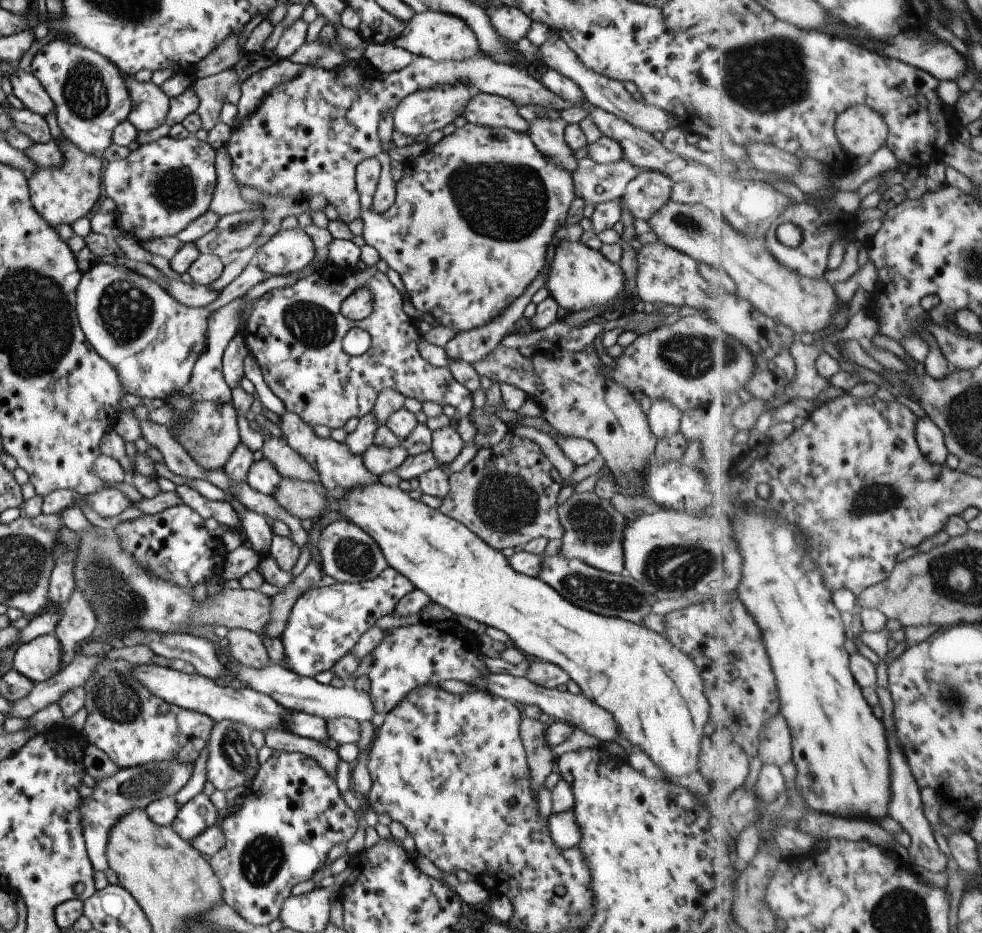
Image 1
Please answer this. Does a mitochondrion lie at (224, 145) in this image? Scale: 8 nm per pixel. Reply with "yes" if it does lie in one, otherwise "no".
no

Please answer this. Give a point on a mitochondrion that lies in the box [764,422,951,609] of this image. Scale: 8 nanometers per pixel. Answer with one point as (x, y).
(877, 498)

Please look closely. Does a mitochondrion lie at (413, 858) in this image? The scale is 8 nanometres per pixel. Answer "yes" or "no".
no

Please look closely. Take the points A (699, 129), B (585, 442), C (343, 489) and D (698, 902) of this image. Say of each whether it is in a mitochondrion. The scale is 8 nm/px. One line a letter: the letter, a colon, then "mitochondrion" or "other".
A: other
B: other
C: other
D: other

